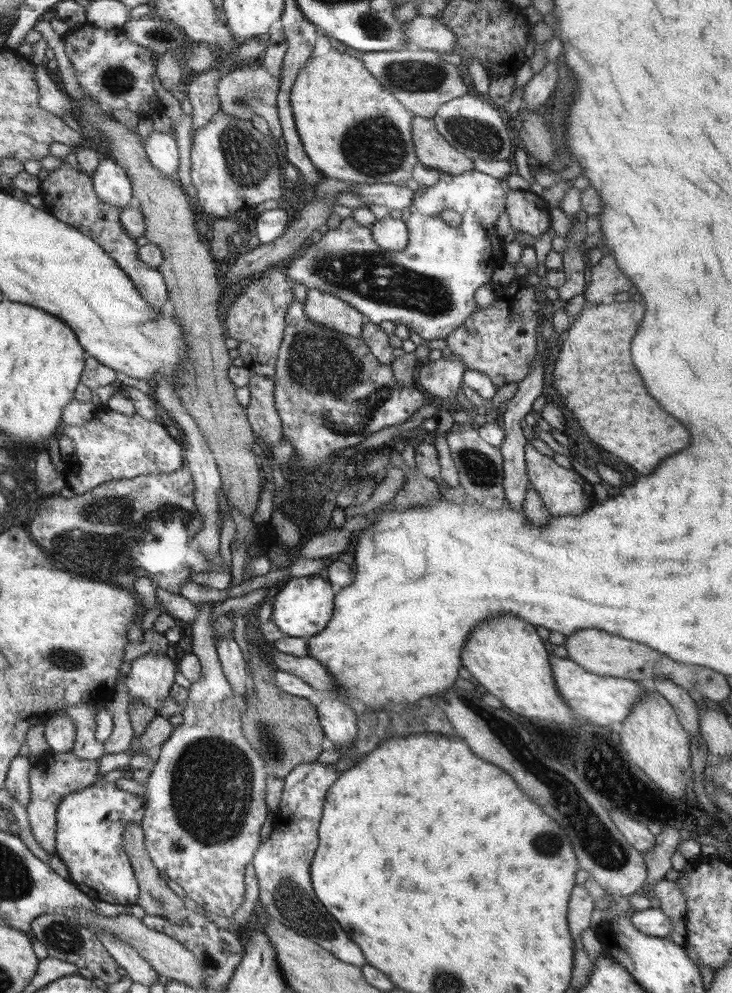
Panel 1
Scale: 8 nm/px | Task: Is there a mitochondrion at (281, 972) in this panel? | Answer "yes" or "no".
no

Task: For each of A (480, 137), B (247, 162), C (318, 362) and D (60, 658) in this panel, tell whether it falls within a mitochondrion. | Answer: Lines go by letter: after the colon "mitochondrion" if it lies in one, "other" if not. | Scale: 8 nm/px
A: mitochondrion
B: mitochondrion
C: mitochondrion
D: mitochondrion

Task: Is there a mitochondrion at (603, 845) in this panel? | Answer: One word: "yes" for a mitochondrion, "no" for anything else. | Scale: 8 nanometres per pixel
yes

